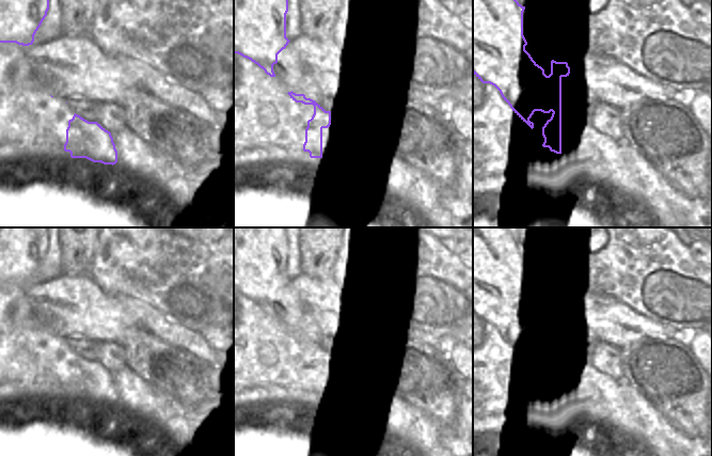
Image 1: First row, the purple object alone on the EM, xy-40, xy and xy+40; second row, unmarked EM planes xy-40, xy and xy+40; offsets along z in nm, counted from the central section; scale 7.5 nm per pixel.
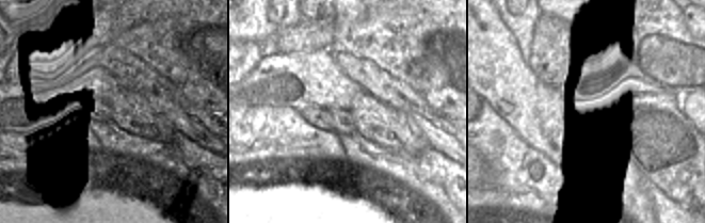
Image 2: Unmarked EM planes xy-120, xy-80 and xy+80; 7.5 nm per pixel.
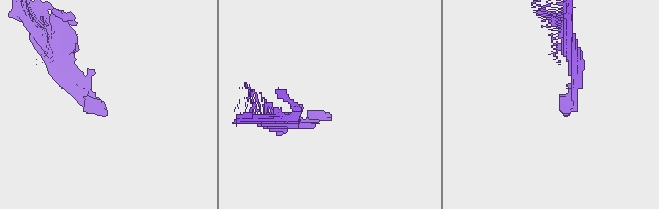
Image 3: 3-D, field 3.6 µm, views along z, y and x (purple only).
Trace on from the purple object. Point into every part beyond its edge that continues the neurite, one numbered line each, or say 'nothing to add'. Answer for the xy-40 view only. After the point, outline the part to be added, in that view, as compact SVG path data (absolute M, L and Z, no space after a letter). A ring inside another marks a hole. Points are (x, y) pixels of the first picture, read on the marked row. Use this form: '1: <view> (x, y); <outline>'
1: xy-40 (111, 115); M72 98L66 101L70 109L89 122L97 122L110 132L126 128L126 112L116 103L93 103L84 98Z

